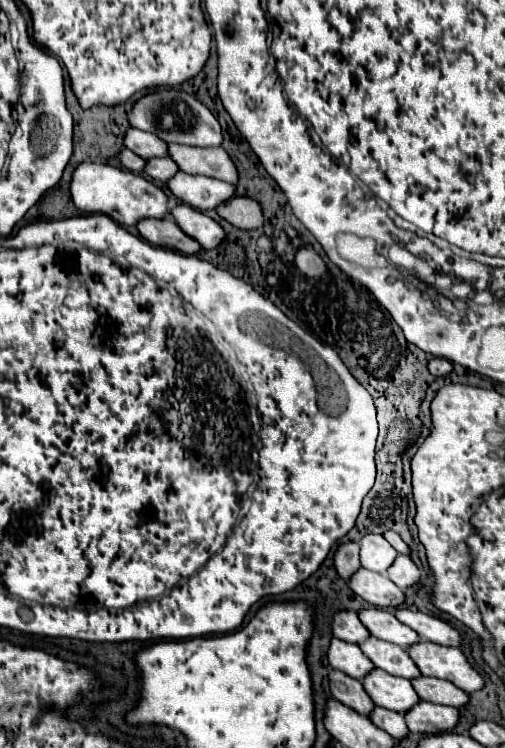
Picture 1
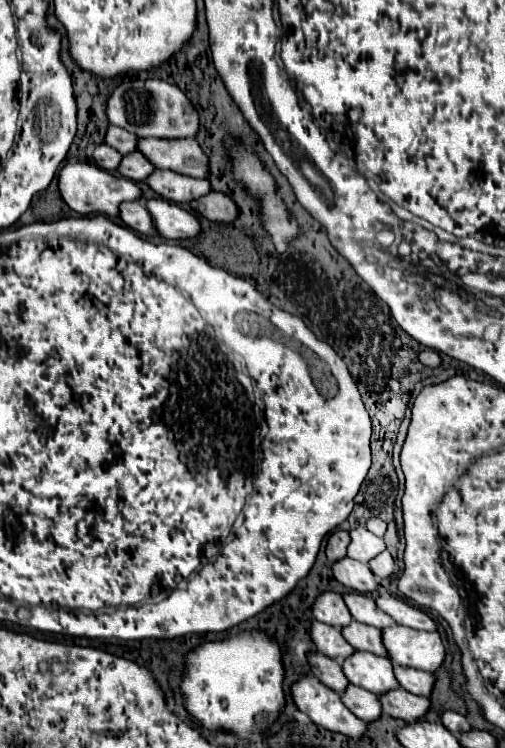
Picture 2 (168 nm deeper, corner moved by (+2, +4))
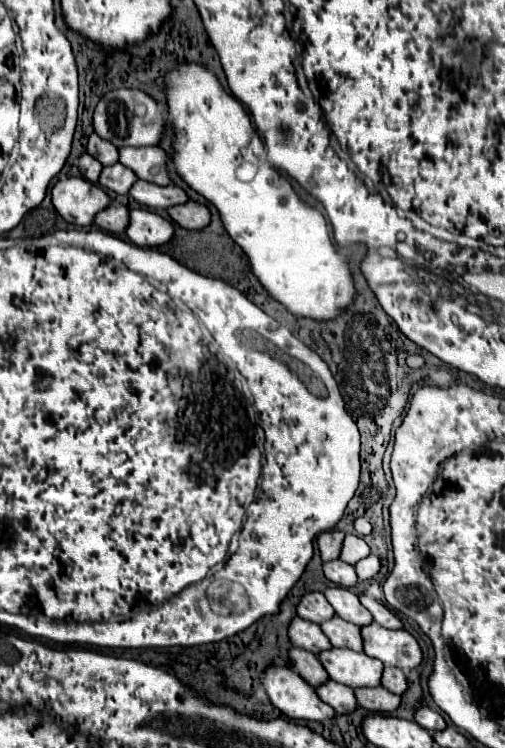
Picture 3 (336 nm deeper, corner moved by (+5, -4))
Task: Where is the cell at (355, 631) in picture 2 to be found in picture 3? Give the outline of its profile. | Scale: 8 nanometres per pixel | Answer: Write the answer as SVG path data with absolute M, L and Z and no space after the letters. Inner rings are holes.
M334 617L330 621L324 621L320 627L334 647L346 647L352 651L362 651L362 637L360 637L358 625L348 623L340 617Z

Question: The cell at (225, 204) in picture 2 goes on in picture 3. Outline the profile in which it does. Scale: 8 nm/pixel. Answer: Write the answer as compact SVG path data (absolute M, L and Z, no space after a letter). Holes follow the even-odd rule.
M186 201L182 205L174 205L168 211L168 217L184 229L202 229L210 223L210 211L194 201Z

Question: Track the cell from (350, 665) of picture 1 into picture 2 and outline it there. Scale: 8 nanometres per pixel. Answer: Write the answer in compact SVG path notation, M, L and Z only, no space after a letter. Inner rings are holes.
M313 621L313 625L311 625L311 639L317 645L319 653L323 653L331 659L337 659L337 661L343 661L345 657L351 657L353 651L355 651L345 641L345 637L341 637L339 629L335 629L331 625L325 625L325 623L319 623L319 621Z

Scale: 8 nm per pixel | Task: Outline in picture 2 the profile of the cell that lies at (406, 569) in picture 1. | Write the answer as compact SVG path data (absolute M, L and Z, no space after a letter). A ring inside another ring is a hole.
M389 551L379 553L375 559L371 559L371 561L369 561L369 567L371 567L371 571L373 571L379 579L387 579L387 577L391 577L391 575L397 573L395 559L391 557Z

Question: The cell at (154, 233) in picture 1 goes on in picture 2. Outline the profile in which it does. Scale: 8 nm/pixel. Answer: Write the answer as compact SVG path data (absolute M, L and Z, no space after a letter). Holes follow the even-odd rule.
M131 201L131 203L123 203L119 209L121 209L121 219L127 227L131 227L133 231L145 237L157 237L153 217L145 205L141 205L139 201Z

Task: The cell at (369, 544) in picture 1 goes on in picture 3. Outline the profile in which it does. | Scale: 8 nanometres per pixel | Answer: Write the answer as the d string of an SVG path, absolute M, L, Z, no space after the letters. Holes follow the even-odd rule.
M346 535L344 539L344 545L342 545L342 553L340 553L340 559L354 565L356 561L364 559L370 555L370 547L366 545L366 541L358 535Z

